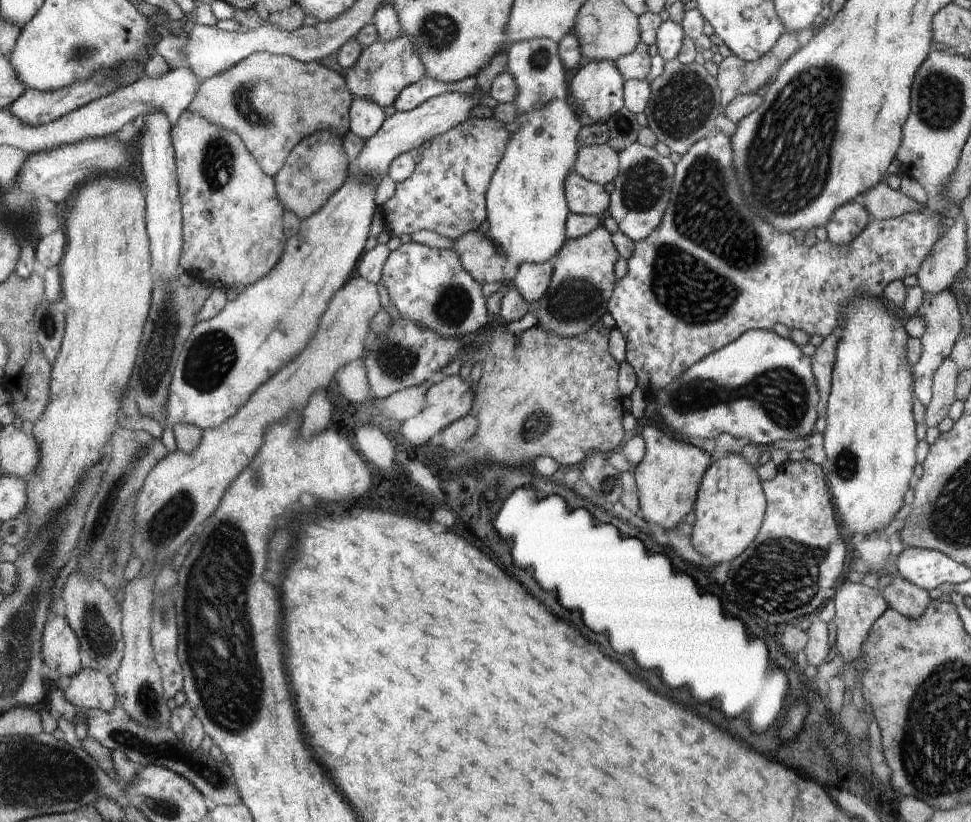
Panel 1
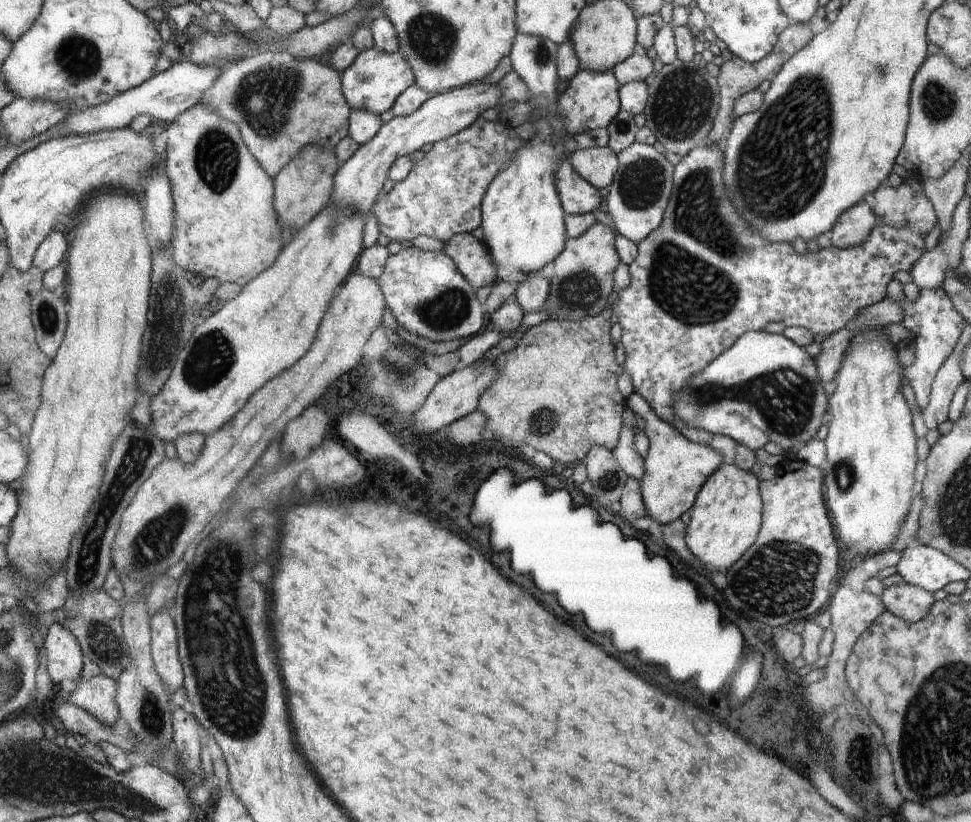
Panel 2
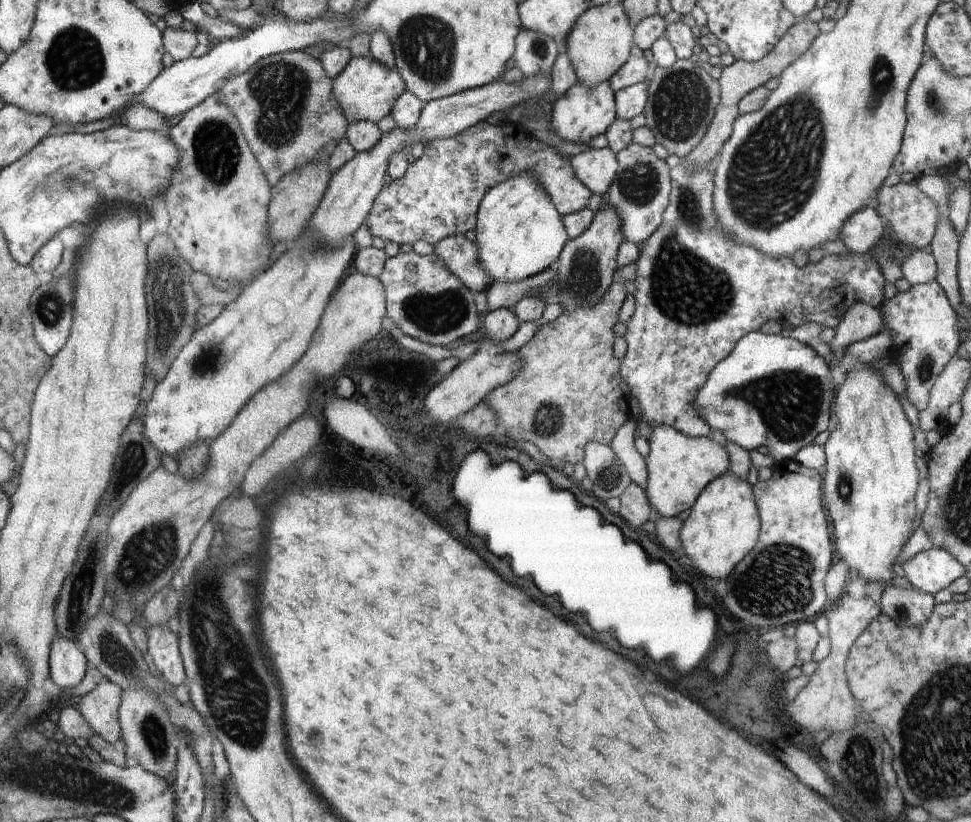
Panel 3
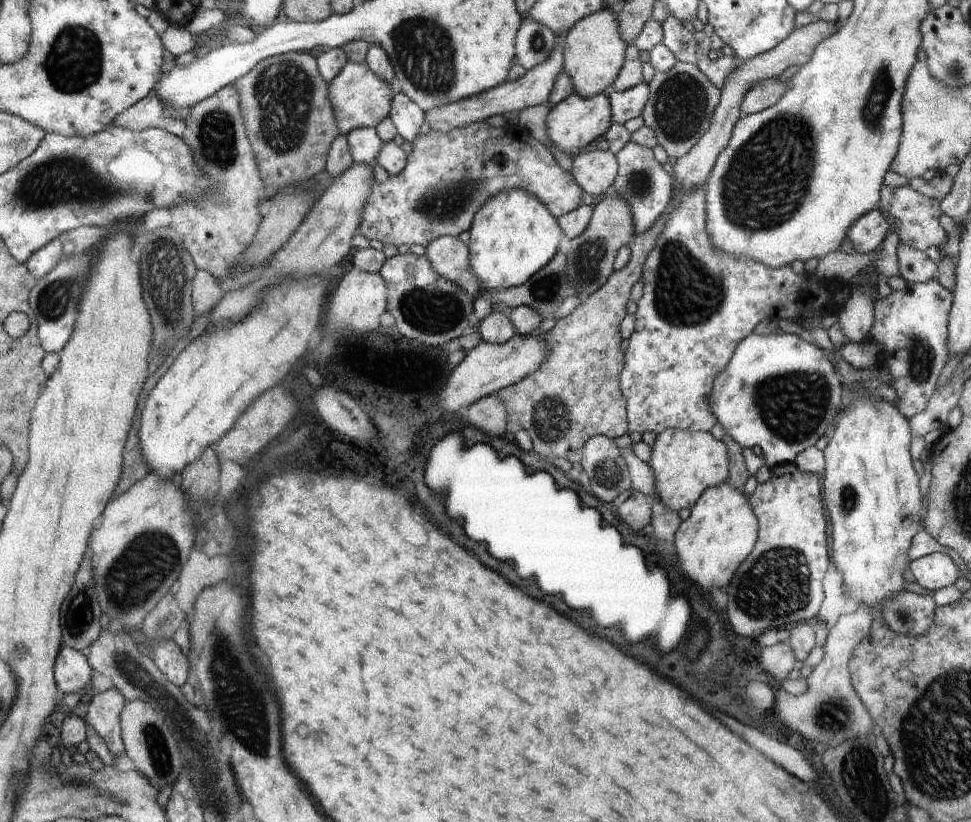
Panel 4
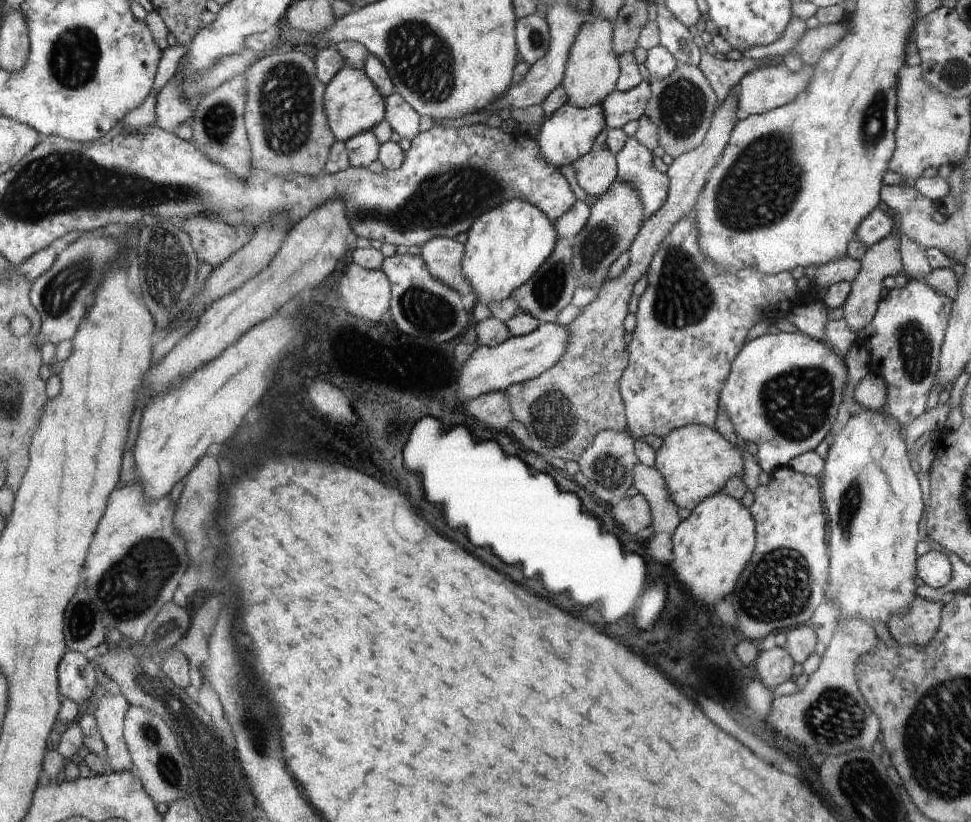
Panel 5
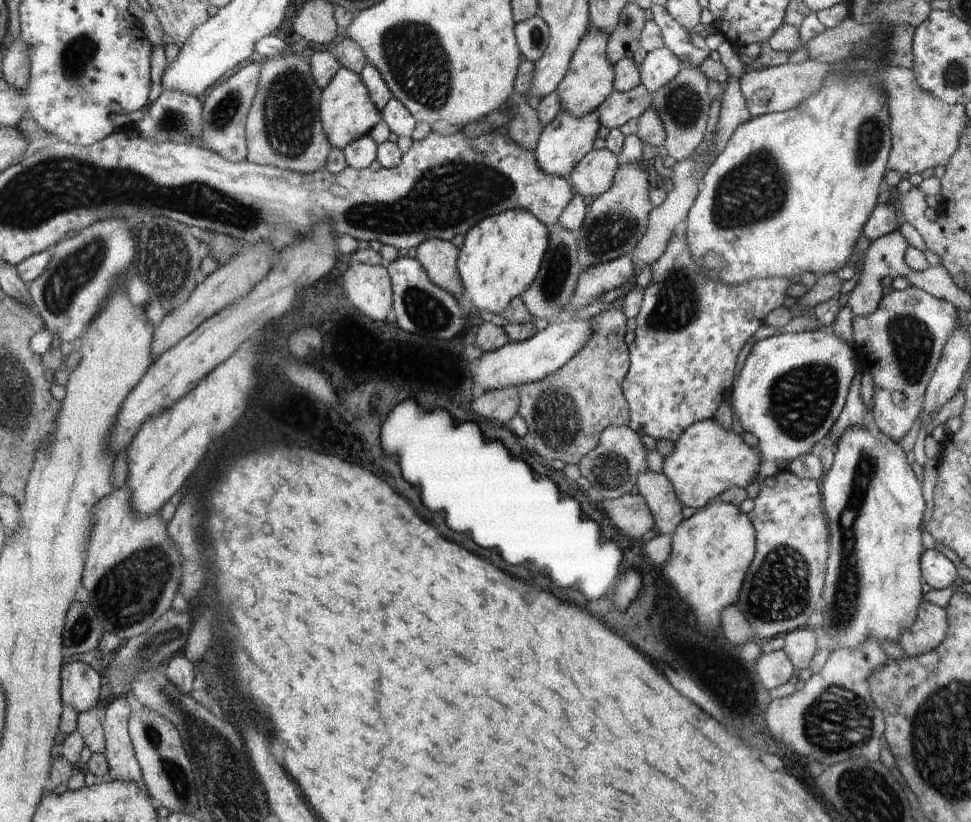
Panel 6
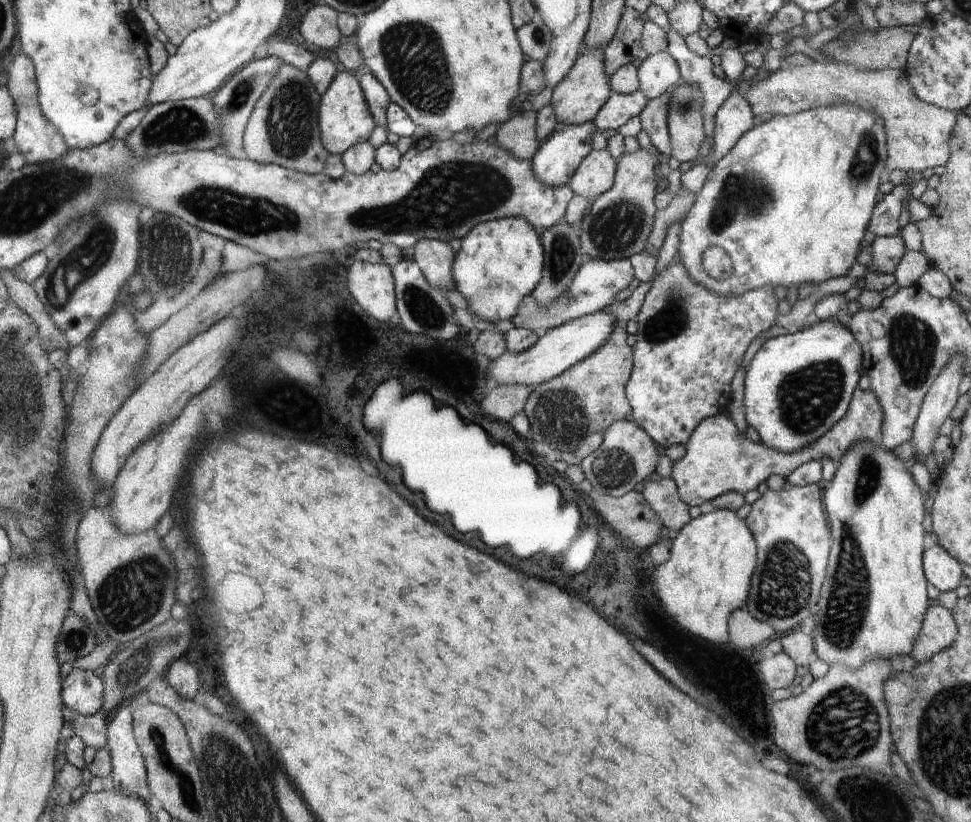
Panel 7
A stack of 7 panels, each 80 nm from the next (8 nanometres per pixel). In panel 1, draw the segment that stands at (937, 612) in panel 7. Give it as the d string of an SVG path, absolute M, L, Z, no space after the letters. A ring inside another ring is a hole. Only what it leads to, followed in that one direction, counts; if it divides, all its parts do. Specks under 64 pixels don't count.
M902 577L894 579L880 593L891 609L911 619L920 618L932 600L927 590Z

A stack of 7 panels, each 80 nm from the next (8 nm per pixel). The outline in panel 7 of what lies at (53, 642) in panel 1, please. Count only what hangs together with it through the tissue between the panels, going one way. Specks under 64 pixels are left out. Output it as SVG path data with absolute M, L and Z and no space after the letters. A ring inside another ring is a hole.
M74 669L61 682L61 699L64 706L69 707L74 712L91 717L96 713L102 712L104 689L103 680L95 676L93 671Z

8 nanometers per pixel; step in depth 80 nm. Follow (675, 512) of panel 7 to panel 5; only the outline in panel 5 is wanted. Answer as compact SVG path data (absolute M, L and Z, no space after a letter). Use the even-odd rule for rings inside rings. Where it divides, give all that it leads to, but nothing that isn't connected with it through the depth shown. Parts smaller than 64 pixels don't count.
M636 464L633 472L633 485L642 494L651 511L651 525L655 534L674 535L681 520L678 516L678 506L672 502L666 482L660 476L660 472L653 468L648 468L644 464Z

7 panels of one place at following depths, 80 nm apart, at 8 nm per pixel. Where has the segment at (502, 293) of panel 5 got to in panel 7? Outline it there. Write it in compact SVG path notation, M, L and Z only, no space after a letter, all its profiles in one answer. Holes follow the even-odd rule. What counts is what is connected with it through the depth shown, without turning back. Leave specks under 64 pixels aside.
M510 217L474 226L461 240L461 248L452 263L455 290L465 298L468 309L478 318L497 324L517 314L522 299L538 286L543 271L543 246L537 230L522 218Z

